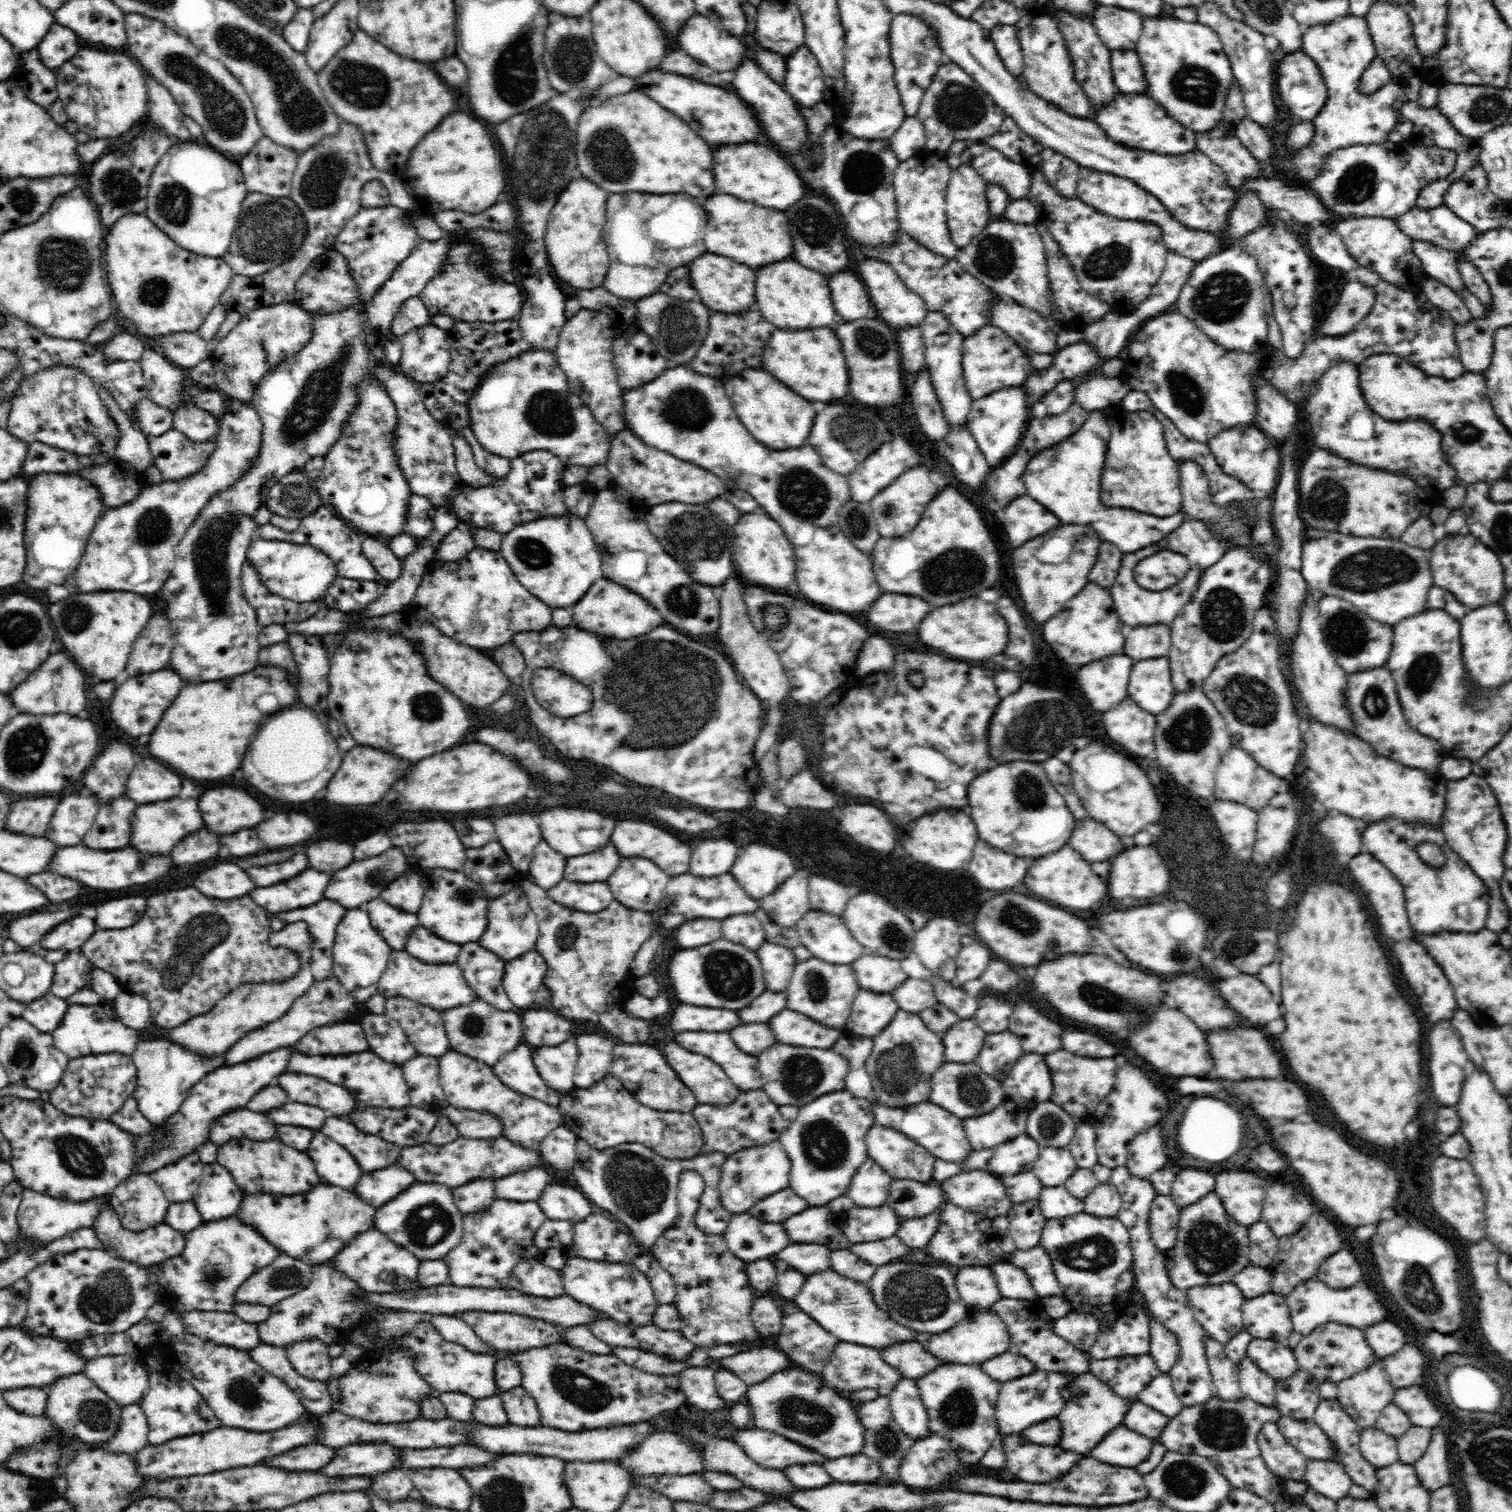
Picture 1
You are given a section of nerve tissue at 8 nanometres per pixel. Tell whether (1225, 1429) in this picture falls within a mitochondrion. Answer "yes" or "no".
yes

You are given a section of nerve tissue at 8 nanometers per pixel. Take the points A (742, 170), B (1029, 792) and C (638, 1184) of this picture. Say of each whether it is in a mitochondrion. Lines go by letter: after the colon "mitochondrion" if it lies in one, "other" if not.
A: other
B: mitochondrion
C: mitochondrion

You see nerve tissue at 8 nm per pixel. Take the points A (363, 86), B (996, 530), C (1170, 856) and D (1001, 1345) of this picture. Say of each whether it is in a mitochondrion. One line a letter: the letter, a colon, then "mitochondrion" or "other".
A: mitochondrion
B: other
C: other
D: other

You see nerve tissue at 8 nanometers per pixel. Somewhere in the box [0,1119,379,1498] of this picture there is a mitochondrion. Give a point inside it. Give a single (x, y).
(103, 1301)

